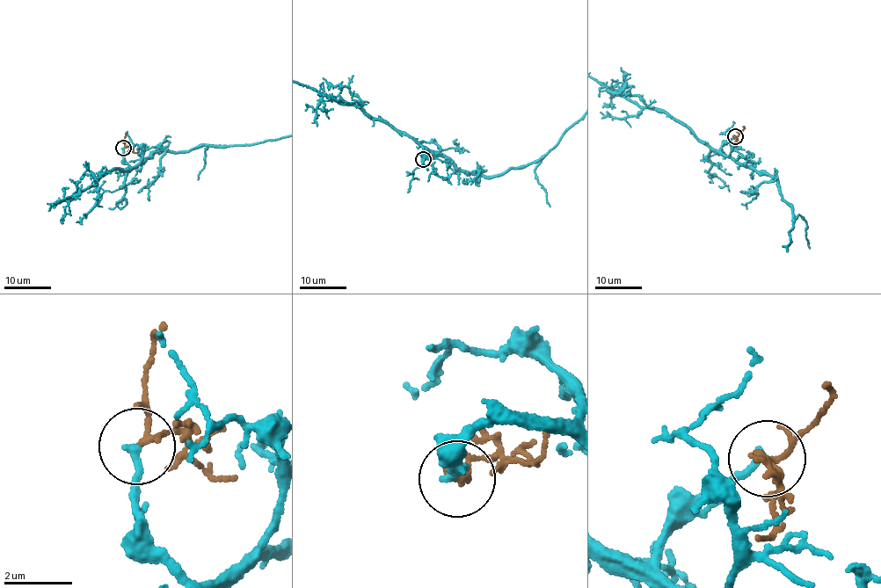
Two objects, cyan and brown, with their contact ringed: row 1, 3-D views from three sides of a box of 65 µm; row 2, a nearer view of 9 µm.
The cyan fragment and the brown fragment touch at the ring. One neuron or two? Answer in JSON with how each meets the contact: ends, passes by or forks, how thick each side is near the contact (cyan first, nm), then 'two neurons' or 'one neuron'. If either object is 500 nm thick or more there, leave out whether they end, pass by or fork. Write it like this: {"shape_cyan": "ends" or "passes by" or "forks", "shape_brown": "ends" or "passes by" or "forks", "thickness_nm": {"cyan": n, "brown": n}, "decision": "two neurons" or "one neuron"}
{"shape_cyan": "ends", "shape_brown": "passes by", "thickness_nm": {"cyan": 220, "brown": 130}, "decision": "one neuron"}

